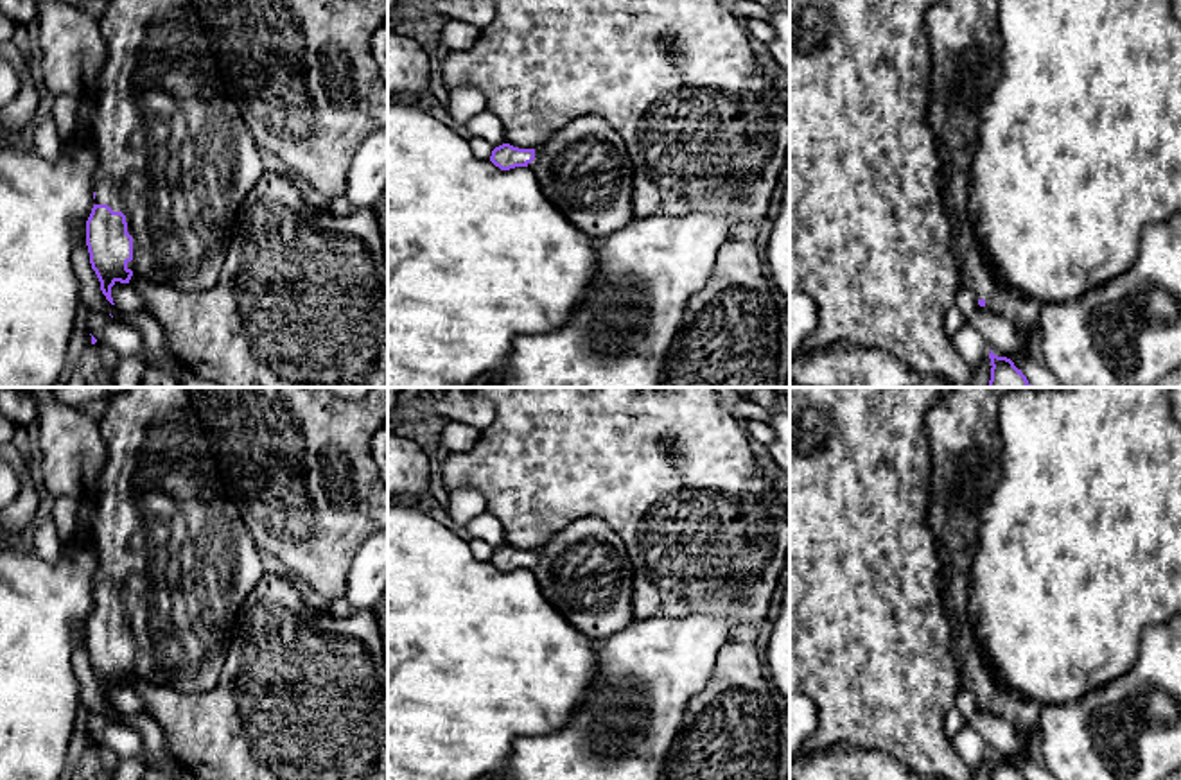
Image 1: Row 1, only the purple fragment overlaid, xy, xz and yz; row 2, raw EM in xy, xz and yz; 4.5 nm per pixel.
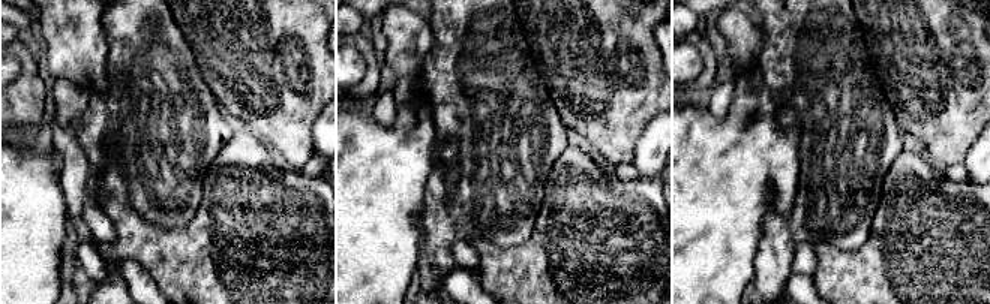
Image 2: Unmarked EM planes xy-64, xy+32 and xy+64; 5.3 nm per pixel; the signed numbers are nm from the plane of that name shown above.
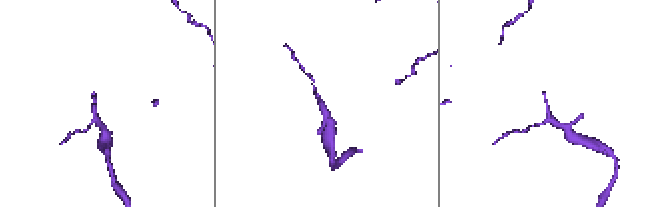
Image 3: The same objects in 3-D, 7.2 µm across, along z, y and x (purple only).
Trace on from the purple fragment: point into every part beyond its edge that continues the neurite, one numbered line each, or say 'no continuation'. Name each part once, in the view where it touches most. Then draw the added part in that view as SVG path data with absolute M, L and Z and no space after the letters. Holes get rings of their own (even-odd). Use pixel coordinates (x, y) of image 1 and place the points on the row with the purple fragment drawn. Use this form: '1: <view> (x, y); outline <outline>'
1: xy (174, 156); outline M108 0L99 30L108 59L97 74L88 109L97 151L95 204L126 215L133 237L129 282L165 283L183 292L208 290L219 280L241 204L264 174L260 149L228 93L192 0Z

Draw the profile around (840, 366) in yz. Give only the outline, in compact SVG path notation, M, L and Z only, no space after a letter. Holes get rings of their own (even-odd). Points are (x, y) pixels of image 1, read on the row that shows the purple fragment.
M835 344L804 359L793 355L790 382L797 387L949 387L946 378L912 371L885 350L851 344Z

